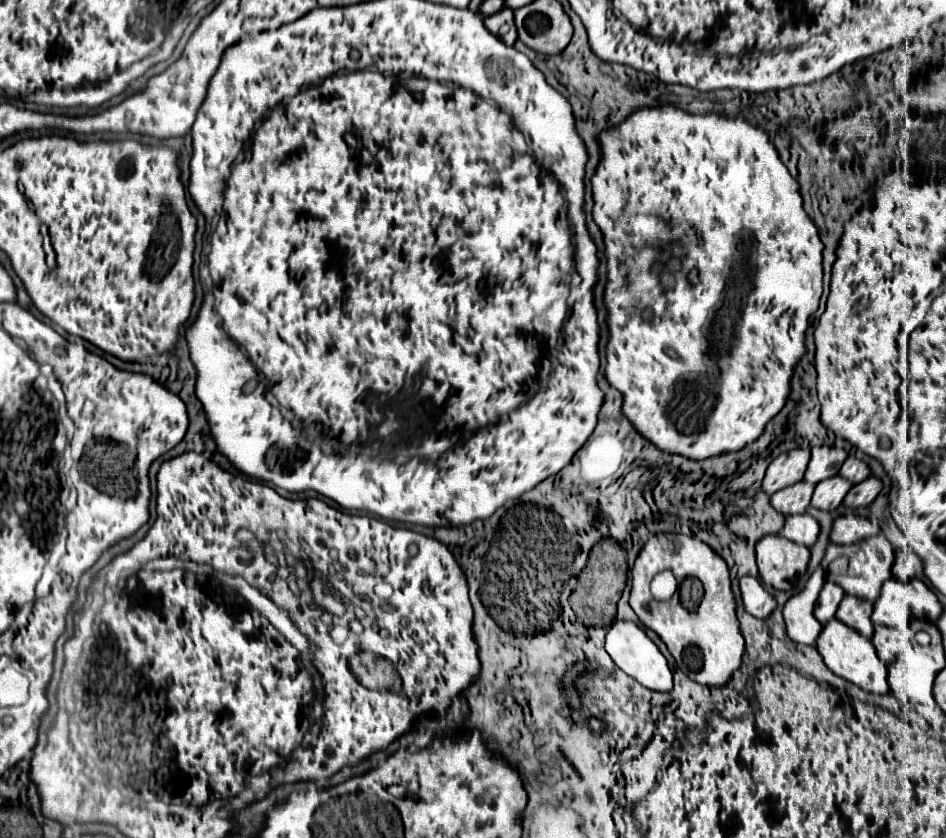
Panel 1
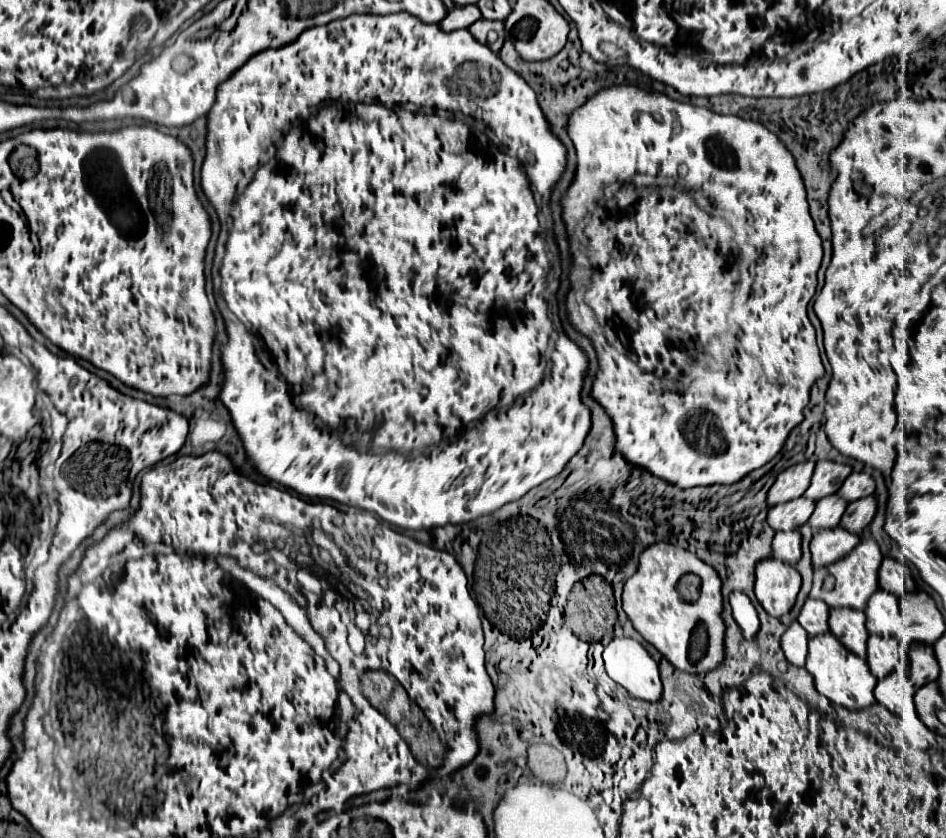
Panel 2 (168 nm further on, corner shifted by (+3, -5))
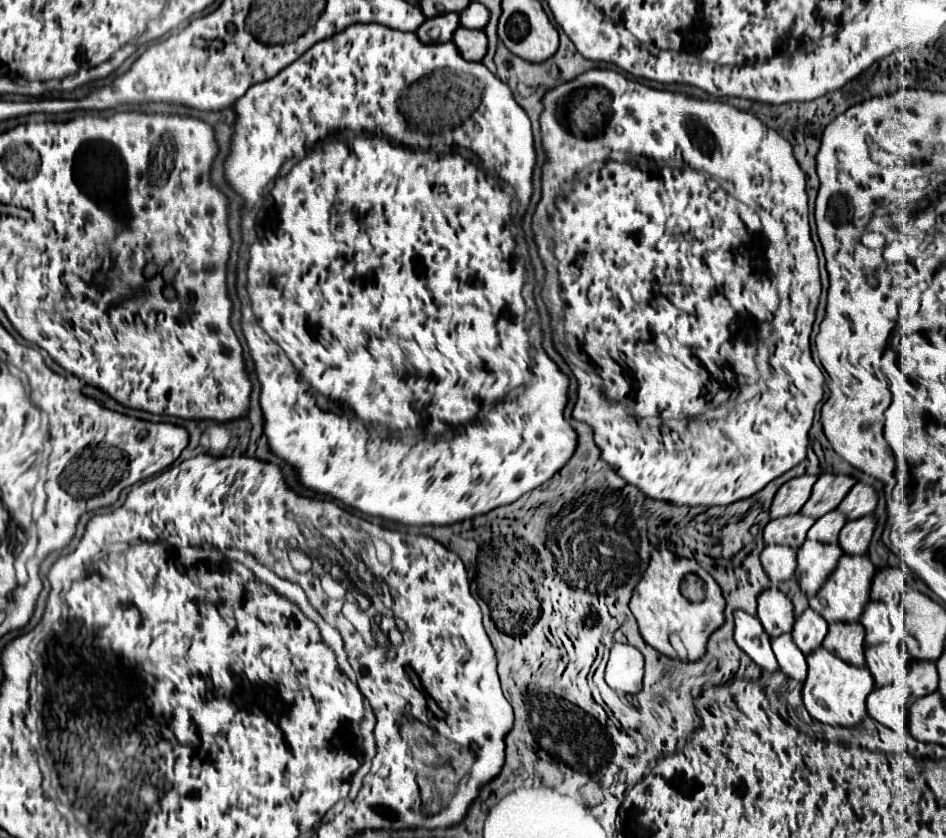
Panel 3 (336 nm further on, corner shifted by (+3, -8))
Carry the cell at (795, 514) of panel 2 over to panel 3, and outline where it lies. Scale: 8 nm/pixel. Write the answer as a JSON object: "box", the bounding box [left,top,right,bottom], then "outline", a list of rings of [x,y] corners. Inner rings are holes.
{"box":[764,513,814,547],"outline":[[[802,513],[786,515],[782,519],[772,519],[764,527],[764,541],[766,543],[778,543],[778,545],[790,545],[800,547],[806,539],[808,529],[812,527],[814,519],[806,517]]]}

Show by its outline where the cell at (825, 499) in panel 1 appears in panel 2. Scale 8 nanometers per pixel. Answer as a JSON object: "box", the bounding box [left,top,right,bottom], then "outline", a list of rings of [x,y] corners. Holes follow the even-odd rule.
{"box":[808,494,846,530],"outline":[[[834,494],[834,496],[826,496],[822,502],[816,502],[816,510],[810,516],[808,524],[812,526],[812,530],[822,530],[822,528],[836,528],[844,510],[846,510],[846,502]]]}

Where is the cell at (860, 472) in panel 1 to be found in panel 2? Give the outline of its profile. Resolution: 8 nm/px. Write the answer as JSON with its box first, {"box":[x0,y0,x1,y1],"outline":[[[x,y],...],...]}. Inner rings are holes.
{"box":[838,472,876,502],"outline":[[[852,472],[852,474],[844,480],[842,488],[838,490],[838,496],[844,498],[846,502],[856,502],[856,500],[860,500],[860,498],[872,496],[874,490],[876,490],[876,486],[874,486],[872,476],[864,474],[864,472]]]}

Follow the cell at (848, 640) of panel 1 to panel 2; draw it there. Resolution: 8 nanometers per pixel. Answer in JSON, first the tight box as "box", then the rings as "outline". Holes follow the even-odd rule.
{"box":[806,632,876,710],"outline":[[[830,632],[816,636],[808,642],[808,660],[806,660],[806,670],[814,678],[814,688],[826,696],[832,704],[848,708],[848,710],[862,710],[866,706],[872,706],[874,700],[874,686],[876,678],[868,670],[866,660],[850,654]],[[850,674],[850,676],[846,676]],[[854,674],[854,676],[852,676]]]}

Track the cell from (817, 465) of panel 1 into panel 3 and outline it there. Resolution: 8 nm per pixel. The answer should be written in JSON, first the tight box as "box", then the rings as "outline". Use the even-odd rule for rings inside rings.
{"box":[802,473,856,519],"outline":[[[822,473],[818,477],[818,481],[814,483],[810,499],[802,507],[802,513],[810,515],[814,519],[826,515],[828,511],[838,507],[838,503],[844,499],[844,495],[852,489],[854,483],[856,483],[856,479],[850,475]]]}

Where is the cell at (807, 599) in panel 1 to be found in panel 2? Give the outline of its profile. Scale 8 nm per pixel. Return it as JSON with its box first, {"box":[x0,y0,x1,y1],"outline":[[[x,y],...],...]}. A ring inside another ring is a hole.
{"box":[780,622,808,666],"outline":[[[792,622],[792,626],[782,634],[780,644],[790,664],[804,666],[806,654],[808,654],[808,636],[806,636],[806,630],[798,622]]]}

